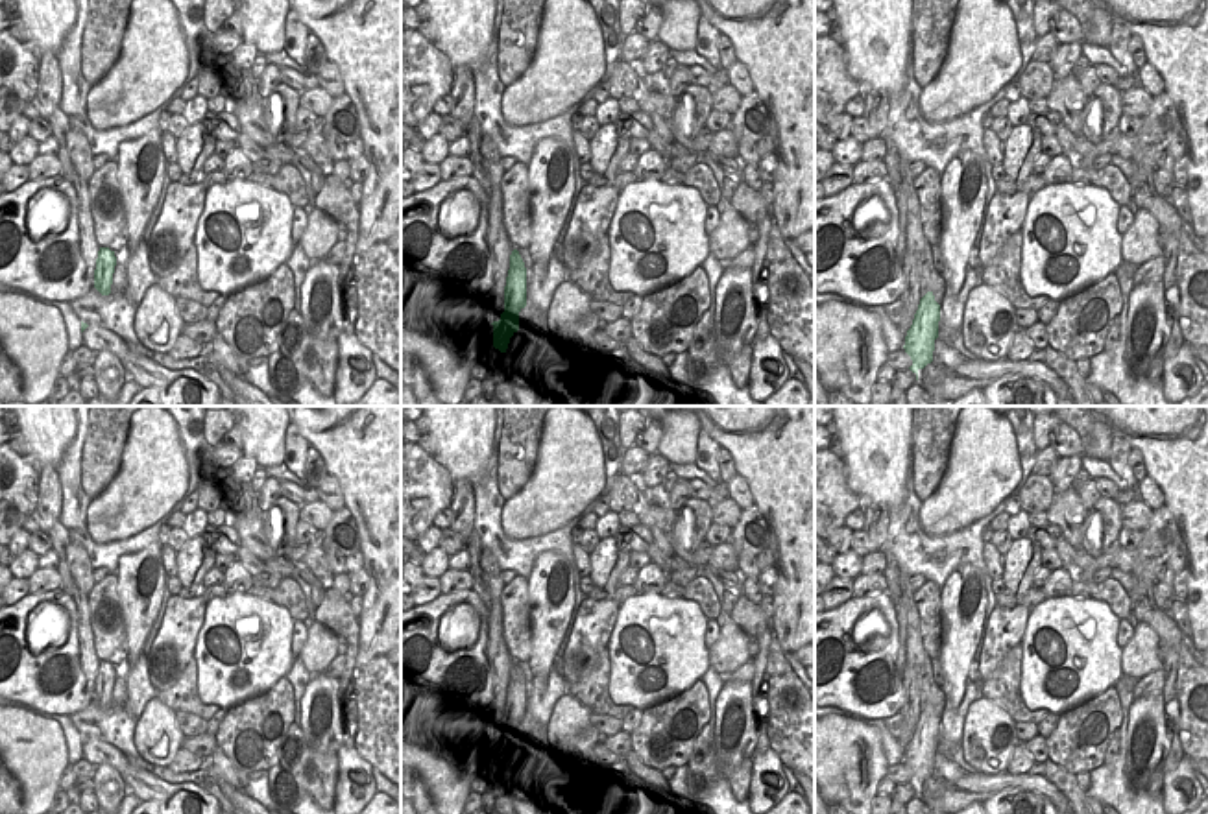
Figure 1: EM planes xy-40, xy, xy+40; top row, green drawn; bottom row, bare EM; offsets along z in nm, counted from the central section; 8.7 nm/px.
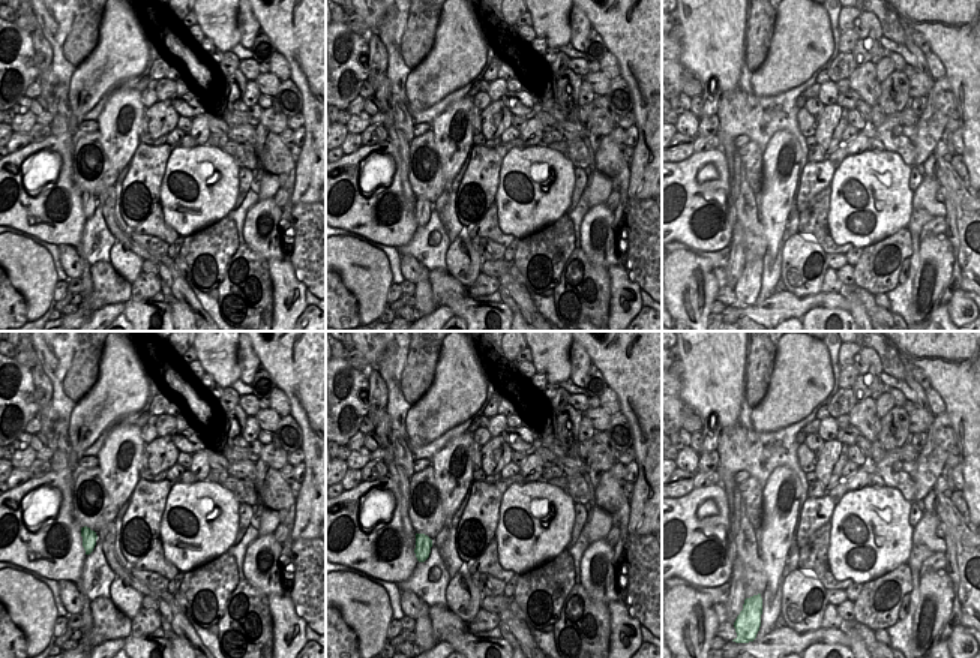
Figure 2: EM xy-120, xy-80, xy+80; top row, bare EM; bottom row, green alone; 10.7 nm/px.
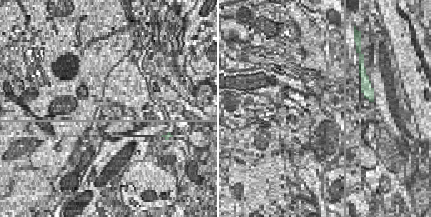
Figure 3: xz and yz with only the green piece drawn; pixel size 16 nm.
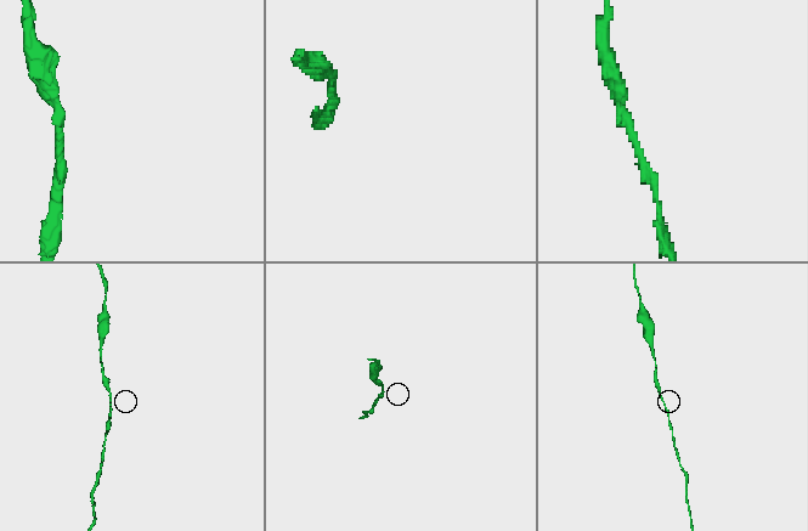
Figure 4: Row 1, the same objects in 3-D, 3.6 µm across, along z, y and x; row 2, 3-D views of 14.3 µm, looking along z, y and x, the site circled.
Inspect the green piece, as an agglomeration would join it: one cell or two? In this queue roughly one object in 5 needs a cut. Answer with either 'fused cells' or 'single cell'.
single cell

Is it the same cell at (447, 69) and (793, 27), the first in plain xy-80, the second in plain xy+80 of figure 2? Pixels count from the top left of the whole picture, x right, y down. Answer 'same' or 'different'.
same

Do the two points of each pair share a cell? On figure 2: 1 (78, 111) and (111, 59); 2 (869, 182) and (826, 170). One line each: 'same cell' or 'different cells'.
1: same cell
2: different cells

